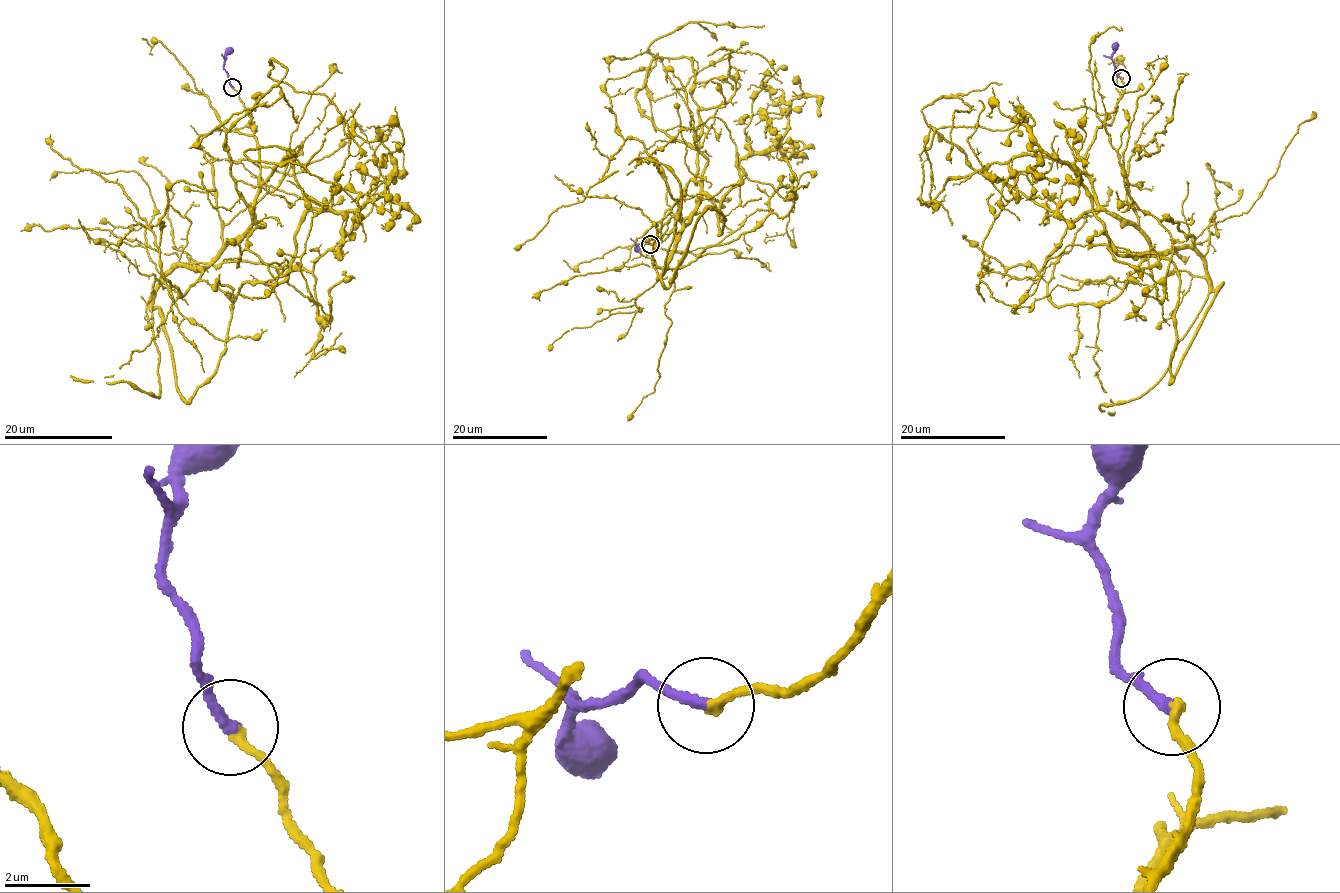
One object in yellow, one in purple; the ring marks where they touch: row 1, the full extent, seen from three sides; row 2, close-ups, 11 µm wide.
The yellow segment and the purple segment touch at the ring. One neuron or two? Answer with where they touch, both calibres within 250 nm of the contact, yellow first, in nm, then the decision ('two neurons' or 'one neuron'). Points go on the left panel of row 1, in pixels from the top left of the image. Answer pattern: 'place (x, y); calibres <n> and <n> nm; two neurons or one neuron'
place (232, 87); calibres 240 and 280 nm; one neuron

